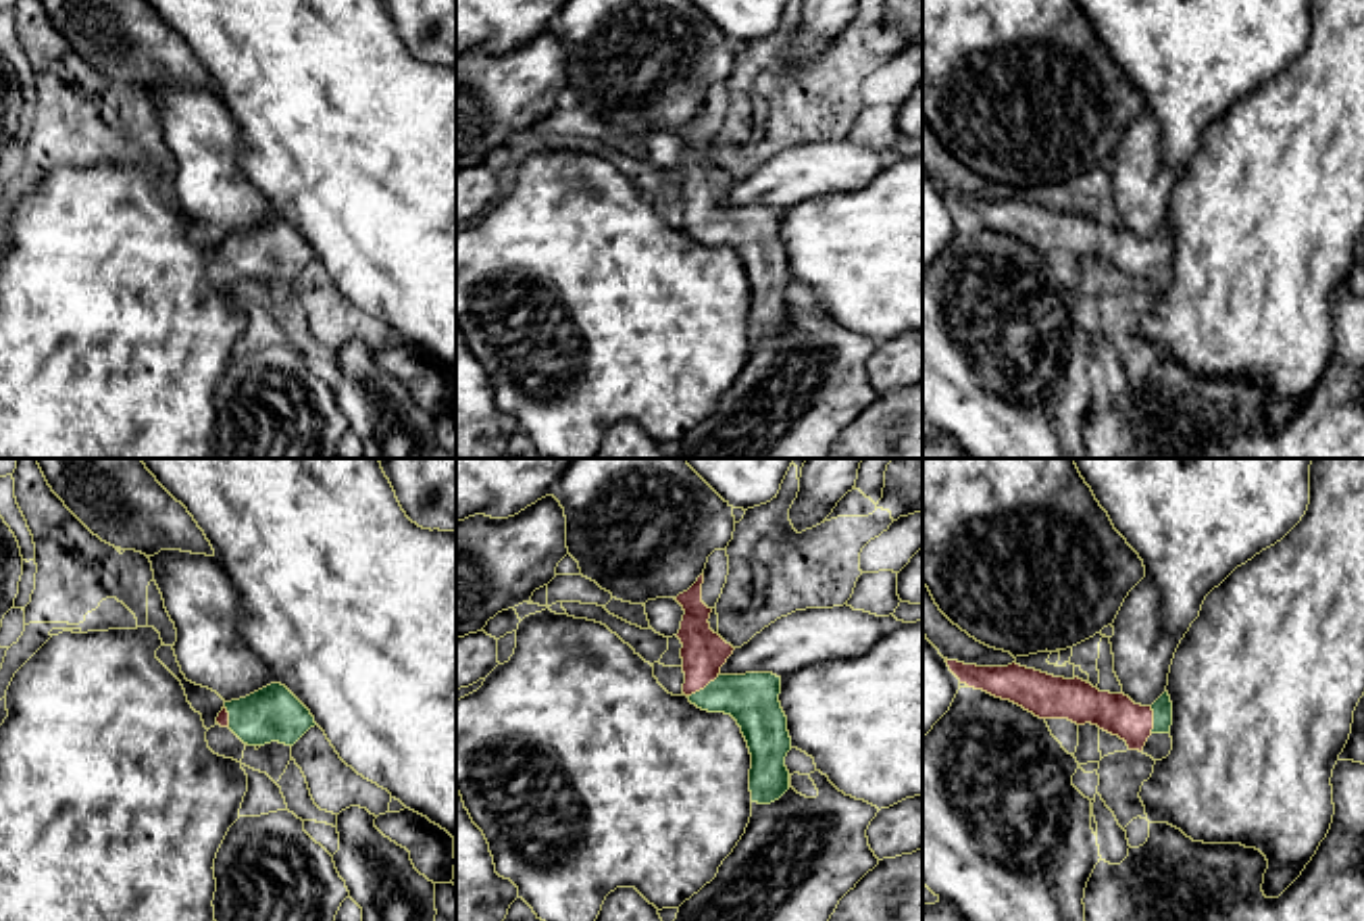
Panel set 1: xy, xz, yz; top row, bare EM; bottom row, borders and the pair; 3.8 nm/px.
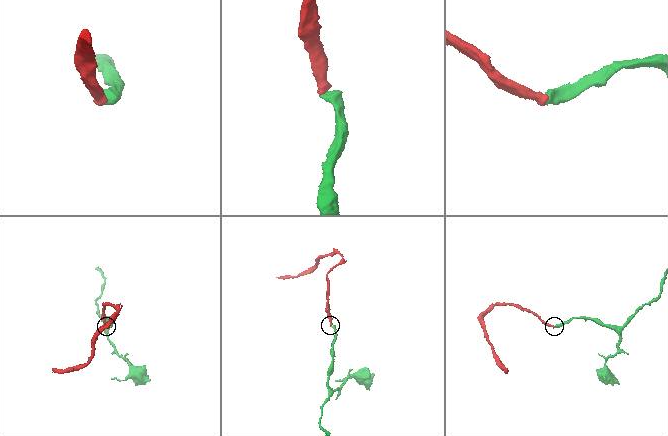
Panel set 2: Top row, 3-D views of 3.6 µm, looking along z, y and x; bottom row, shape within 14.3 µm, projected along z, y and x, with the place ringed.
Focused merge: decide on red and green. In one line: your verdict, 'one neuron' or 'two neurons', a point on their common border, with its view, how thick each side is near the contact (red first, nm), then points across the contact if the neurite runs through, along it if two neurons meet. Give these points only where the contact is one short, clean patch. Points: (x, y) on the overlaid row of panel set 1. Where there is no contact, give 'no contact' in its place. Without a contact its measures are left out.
one neuron; contact xz (702, 688); calibres 170 and 200 nm; way xz (704, 653), (702, 688), (752, 701)

